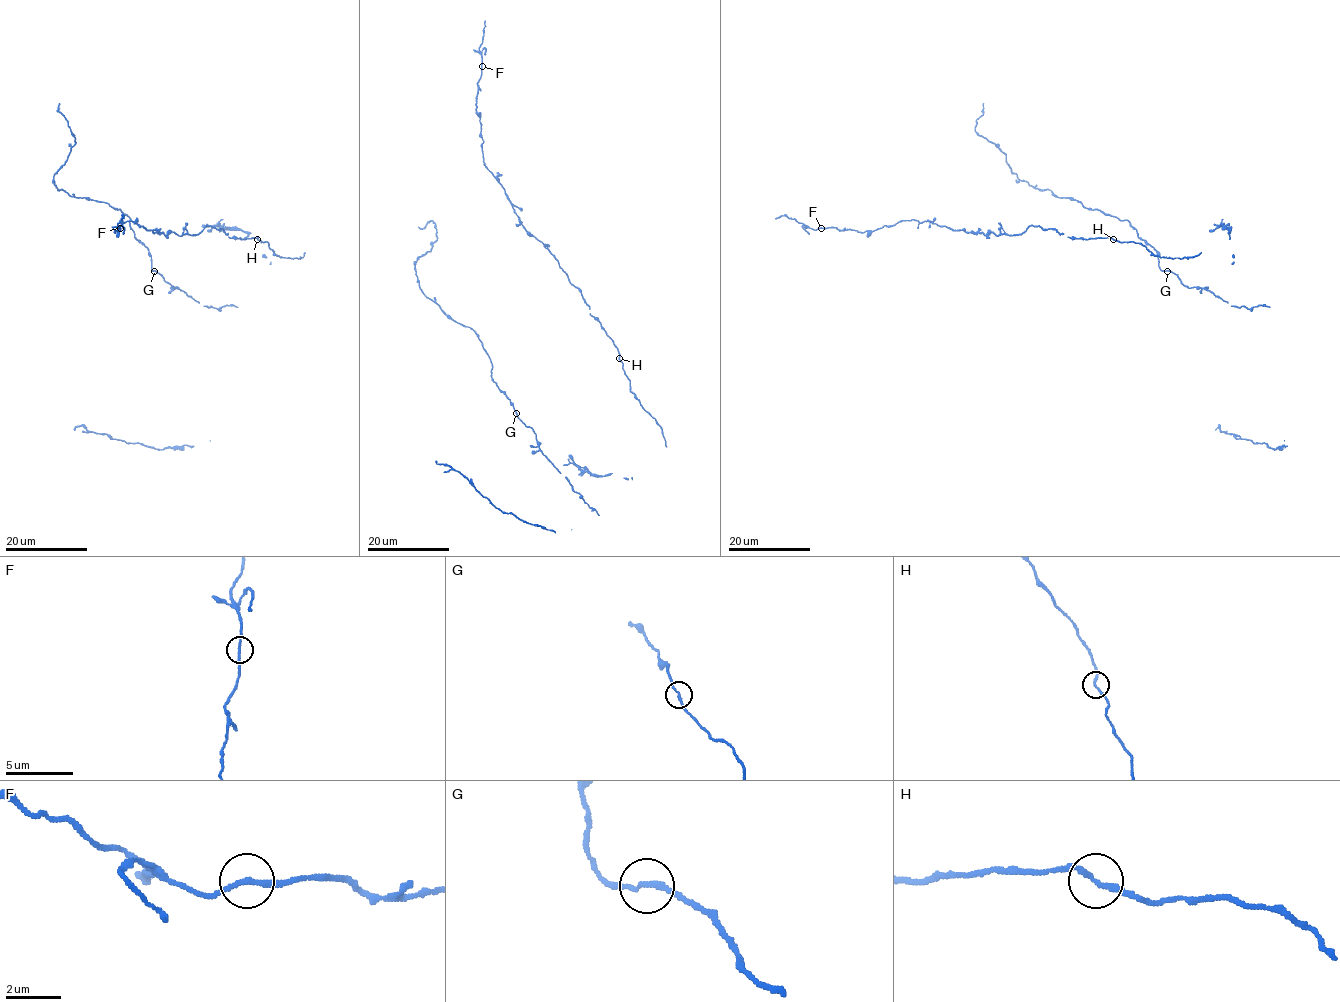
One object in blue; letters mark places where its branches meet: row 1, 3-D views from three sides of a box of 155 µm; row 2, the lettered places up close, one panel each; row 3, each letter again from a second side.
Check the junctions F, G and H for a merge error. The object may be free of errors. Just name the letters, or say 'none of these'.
none of these

